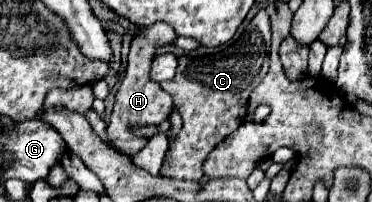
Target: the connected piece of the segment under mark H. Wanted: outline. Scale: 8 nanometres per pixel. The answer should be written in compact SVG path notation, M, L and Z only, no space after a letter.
M153 24L151 28L143 30L143 34L139 38L135 38L135 42L131 44L129 50L129 62L127 62L127 70L125 70L125 78L115 94L115 106L113 106L113 114L109 116L109 124L107 124L107 134L109 140L127 156L133 156L135 150L143 148L147 144L147 138L139 138L129 130L129 124L149 124L151 120L159 120L159 124L169 118L171 110L173 110L173 102L171 96L165 94L161 90L161 86L157 82L151 82L149 78L149 62L153 58L153 50L155 46L163 46L169 44L171 40L175 40L177 36L173 34L171 26L165 24Z

